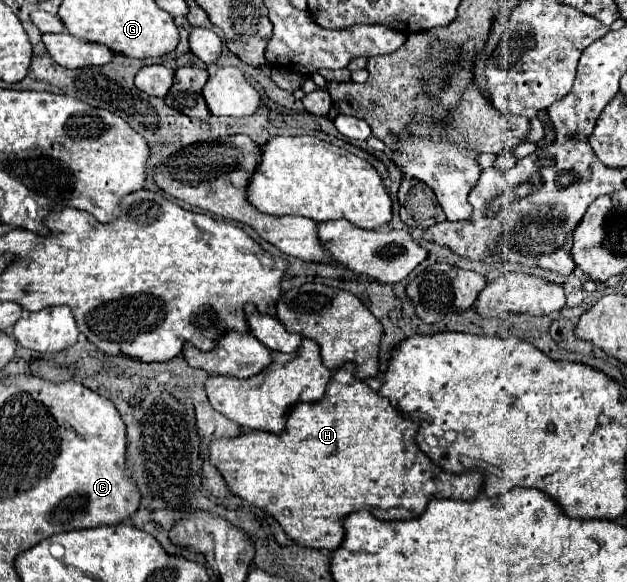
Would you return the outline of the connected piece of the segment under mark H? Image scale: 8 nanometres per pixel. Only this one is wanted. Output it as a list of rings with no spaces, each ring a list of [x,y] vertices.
[[[353,367],[337,369],[321,403],[297,403],[281,435],[265,431],[249,431],[235,439],[221,439],[211,443],[211,463],[221,471],[229,489],[241,499],[265,509],[273,515],[287,535],[305,547],[335,551],[341,547],[345,529],[343,519],[347,513],[367,509],[383,521],[417,519],[423,515],[431,499],[463,499],[479,497],[483,475],[479,471],[447,473],[435,465],[417,445],[415,435],[419,423],[403,417],[391,403],[373,391],[365,381],[355,379]]]

